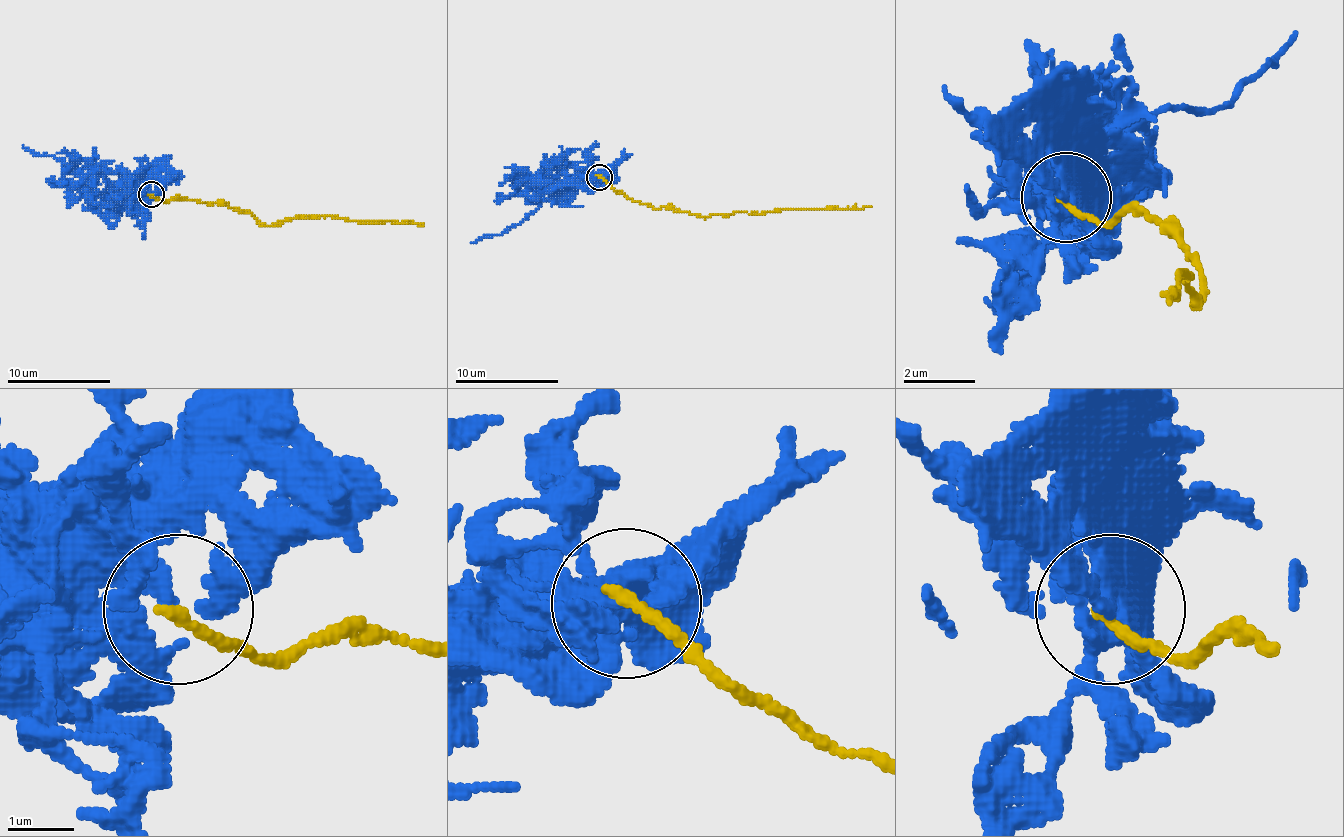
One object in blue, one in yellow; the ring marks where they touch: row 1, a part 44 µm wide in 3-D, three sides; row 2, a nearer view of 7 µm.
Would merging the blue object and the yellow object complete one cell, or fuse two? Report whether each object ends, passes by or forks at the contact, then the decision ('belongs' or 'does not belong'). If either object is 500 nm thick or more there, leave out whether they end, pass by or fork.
blue ends there; yellow ends there; does not belong

